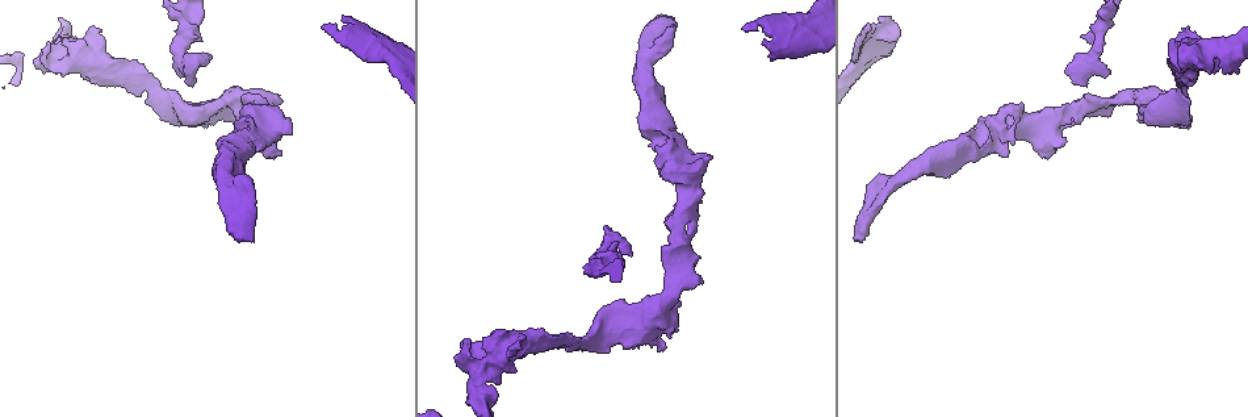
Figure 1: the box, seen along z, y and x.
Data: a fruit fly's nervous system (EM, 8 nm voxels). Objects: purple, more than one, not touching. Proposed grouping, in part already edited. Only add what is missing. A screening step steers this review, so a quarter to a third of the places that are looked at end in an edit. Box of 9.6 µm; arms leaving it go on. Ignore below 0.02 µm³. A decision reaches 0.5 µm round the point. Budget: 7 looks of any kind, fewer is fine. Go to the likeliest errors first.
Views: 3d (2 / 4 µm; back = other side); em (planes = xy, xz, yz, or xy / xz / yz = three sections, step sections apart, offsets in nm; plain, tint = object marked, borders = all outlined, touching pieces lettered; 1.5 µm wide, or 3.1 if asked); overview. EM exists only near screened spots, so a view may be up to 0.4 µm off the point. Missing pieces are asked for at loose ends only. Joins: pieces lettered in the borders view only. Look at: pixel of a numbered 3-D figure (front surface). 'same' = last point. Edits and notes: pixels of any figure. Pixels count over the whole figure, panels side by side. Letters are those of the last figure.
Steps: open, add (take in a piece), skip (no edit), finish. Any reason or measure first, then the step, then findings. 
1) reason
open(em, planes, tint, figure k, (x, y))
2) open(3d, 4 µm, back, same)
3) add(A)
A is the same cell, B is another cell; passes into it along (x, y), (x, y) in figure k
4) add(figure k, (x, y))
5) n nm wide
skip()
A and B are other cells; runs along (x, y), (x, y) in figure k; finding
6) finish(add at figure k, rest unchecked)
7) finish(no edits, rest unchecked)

branch stops here
open(em, planes, borders, figure 1, (340, 20))

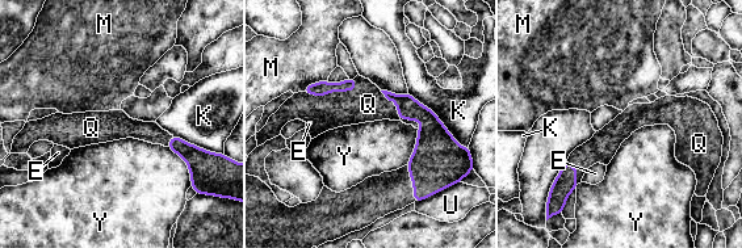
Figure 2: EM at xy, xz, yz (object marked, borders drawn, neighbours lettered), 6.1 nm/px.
add(Q)
Q is the same cell, E, K, M, U and Y are other cells; the neuron continues

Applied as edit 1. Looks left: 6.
open(overview)

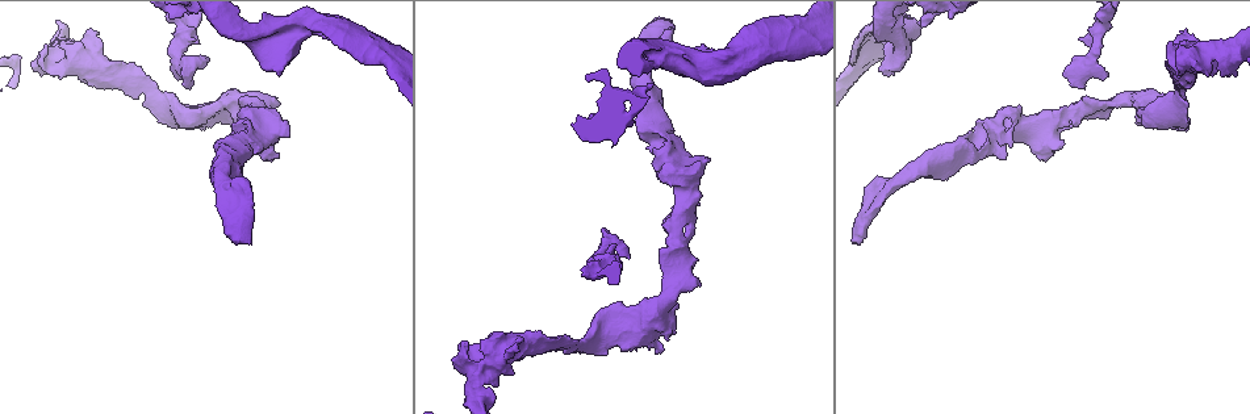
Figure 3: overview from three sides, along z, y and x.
branch stops here
open(em, xz, step 4, tint, figure 3, (1061, 142))

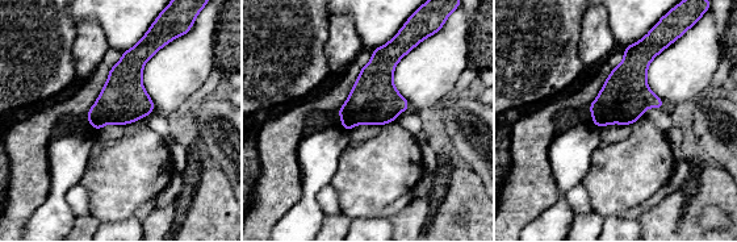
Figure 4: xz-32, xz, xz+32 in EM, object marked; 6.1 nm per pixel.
cut it another way
open(em, planes, tint, same)

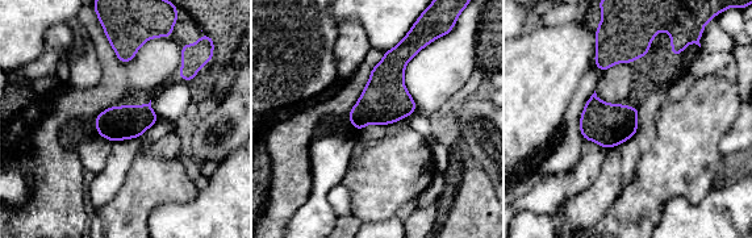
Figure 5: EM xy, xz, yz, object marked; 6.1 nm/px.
open(em, planes, borders, same)

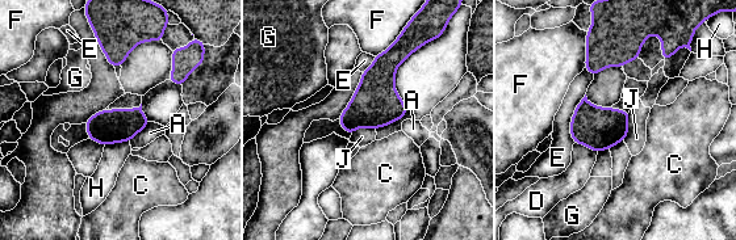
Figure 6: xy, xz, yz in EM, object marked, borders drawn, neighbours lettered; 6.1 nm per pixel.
E touches over 320 nm
skip()
A, C, D, E, F, G, H and J are other cells; border along (630, 112), (628, 134), (623, 140) in figure 6; no lettered piece goes on from it

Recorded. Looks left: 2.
finish(add at figure 2, rest unchecked)

